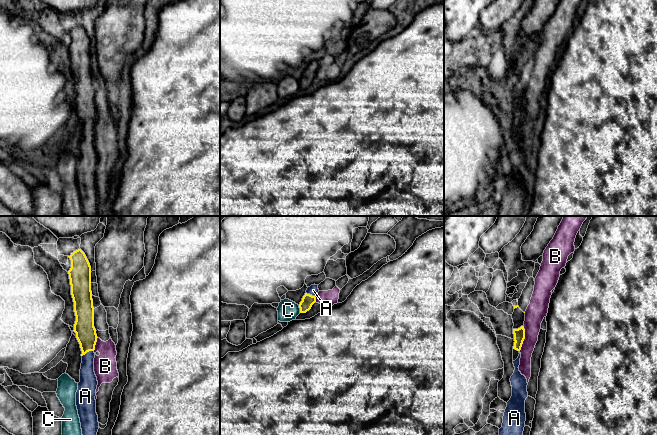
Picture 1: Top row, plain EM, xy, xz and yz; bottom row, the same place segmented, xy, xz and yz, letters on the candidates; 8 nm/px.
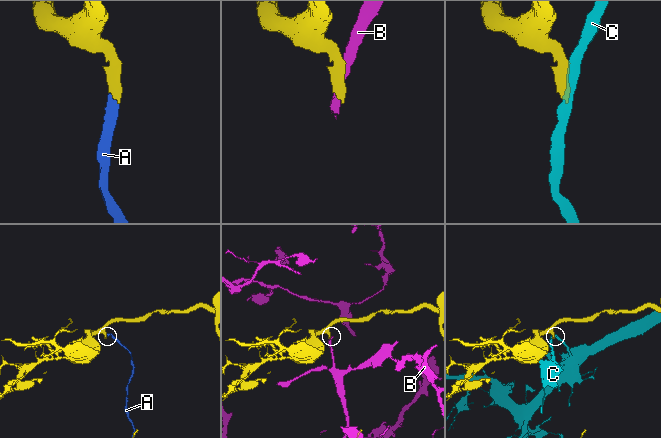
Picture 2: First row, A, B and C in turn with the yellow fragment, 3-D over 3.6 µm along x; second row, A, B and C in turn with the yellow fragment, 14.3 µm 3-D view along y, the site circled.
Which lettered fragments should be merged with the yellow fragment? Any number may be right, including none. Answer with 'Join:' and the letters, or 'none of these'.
Join: A

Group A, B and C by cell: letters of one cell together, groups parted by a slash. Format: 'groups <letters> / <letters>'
groups A / B / C

